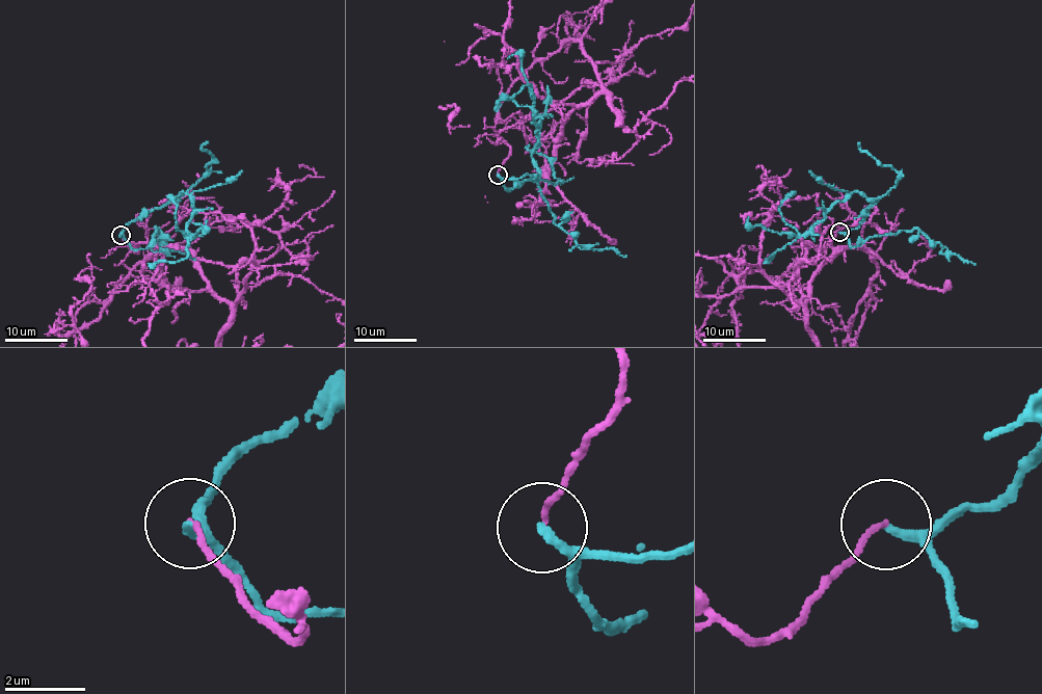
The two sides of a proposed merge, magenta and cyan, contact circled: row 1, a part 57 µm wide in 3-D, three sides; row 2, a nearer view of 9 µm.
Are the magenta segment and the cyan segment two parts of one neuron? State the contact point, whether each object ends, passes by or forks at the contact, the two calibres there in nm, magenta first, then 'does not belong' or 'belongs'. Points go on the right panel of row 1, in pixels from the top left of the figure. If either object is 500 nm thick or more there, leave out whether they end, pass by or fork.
place (839, 232); magenta ends; cyan ends; calibres 120 and 240 nm; does not belong

